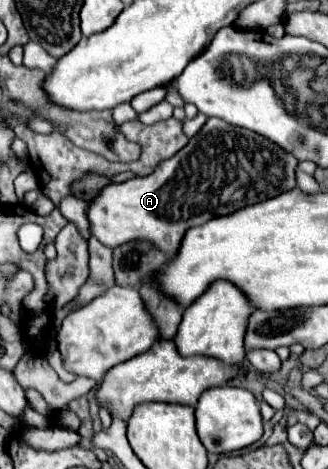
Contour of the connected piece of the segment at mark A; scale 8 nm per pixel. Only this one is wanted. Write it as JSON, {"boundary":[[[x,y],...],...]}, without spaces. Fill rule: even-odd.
{"boundary":[[[211,117],[199,135],[189,139],[175,157],[159,163],[151,175],[103,187],[87,209],[89,231],[111,249],[131,239],[149,239],[155,247],[175,255],[189,227],[293,189],[295,167],[297,159],[263,135]]]}

